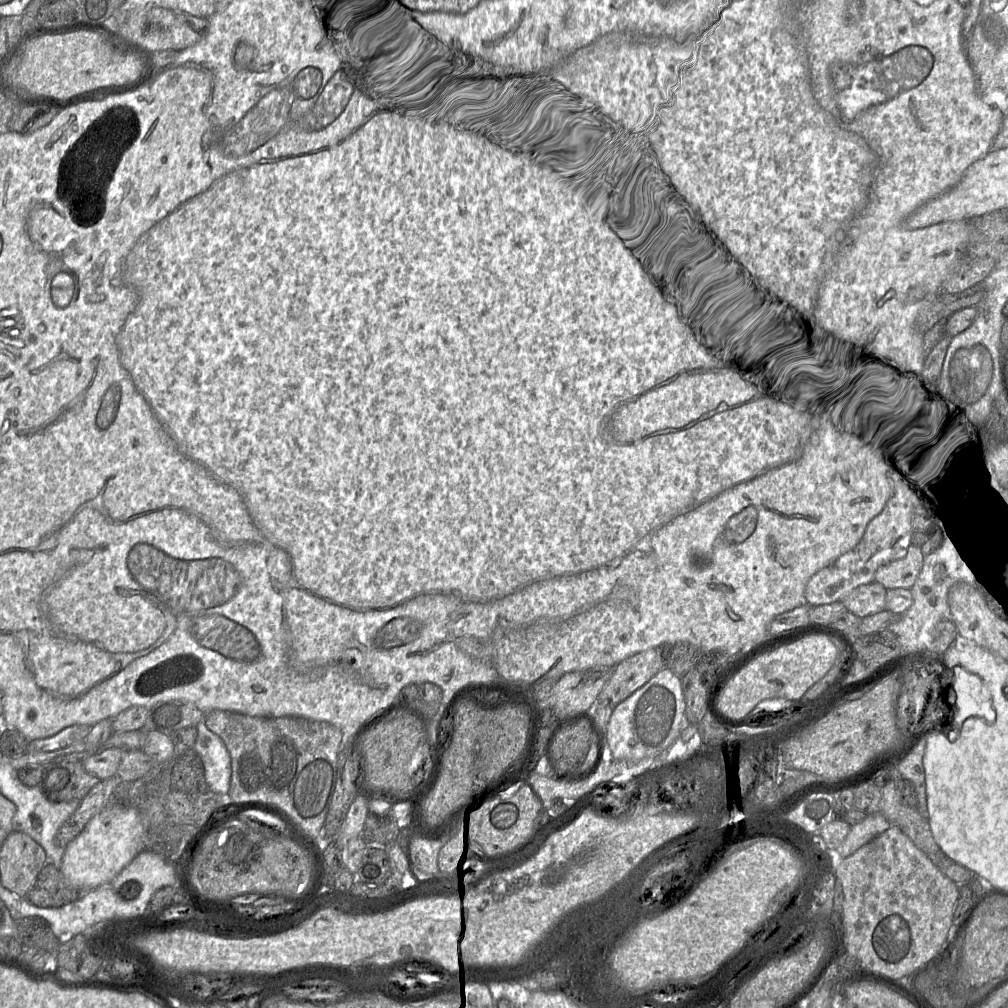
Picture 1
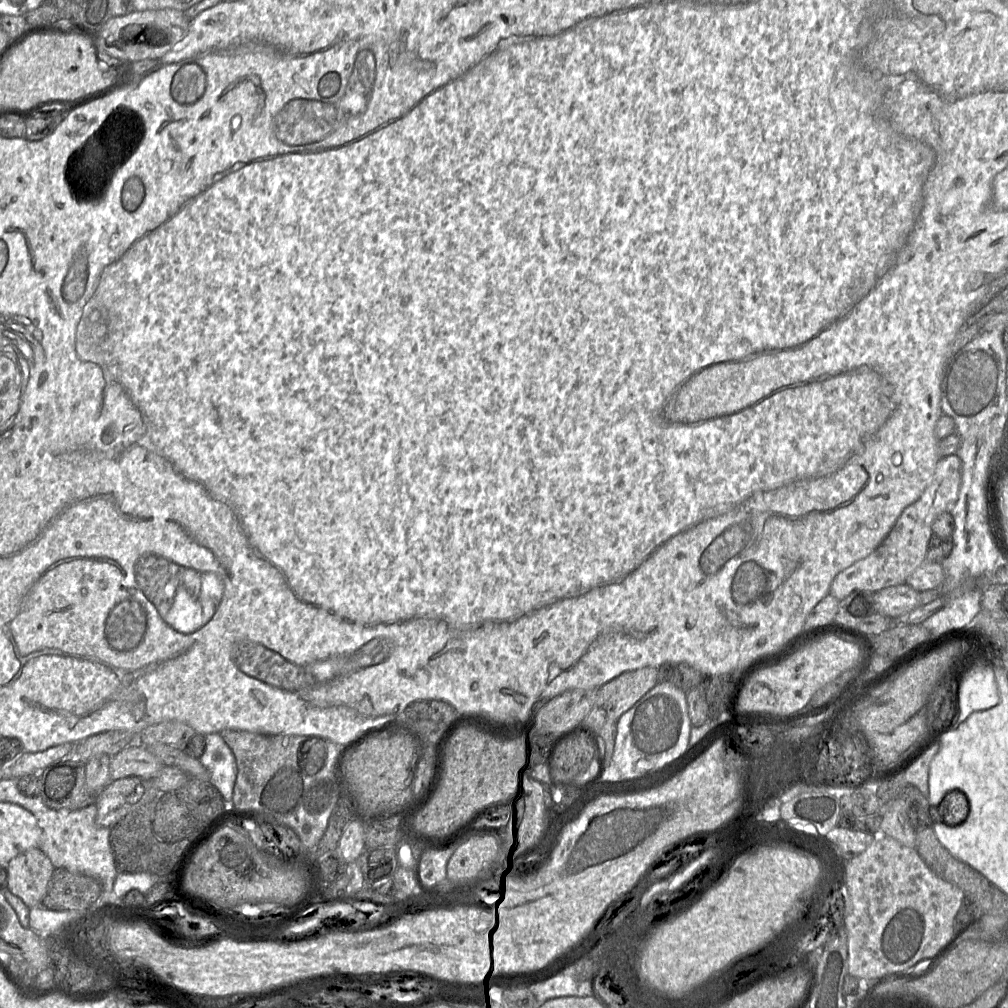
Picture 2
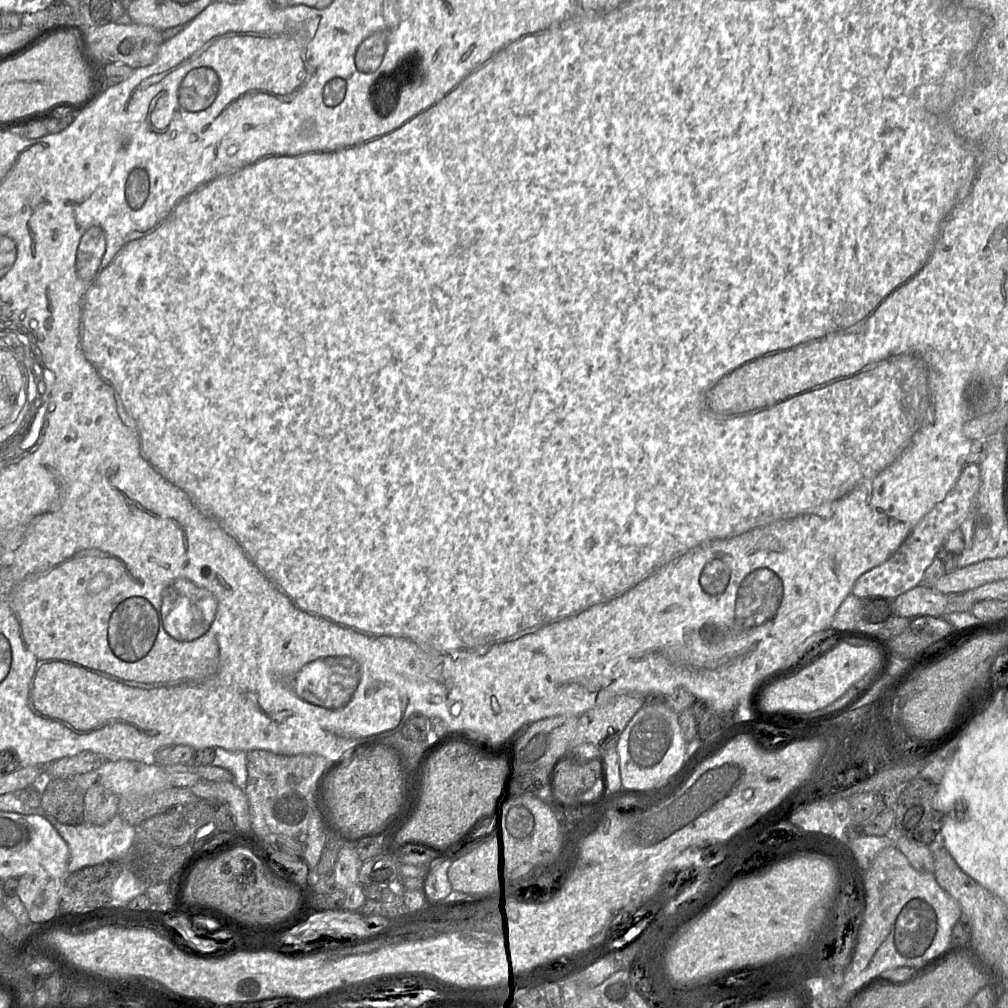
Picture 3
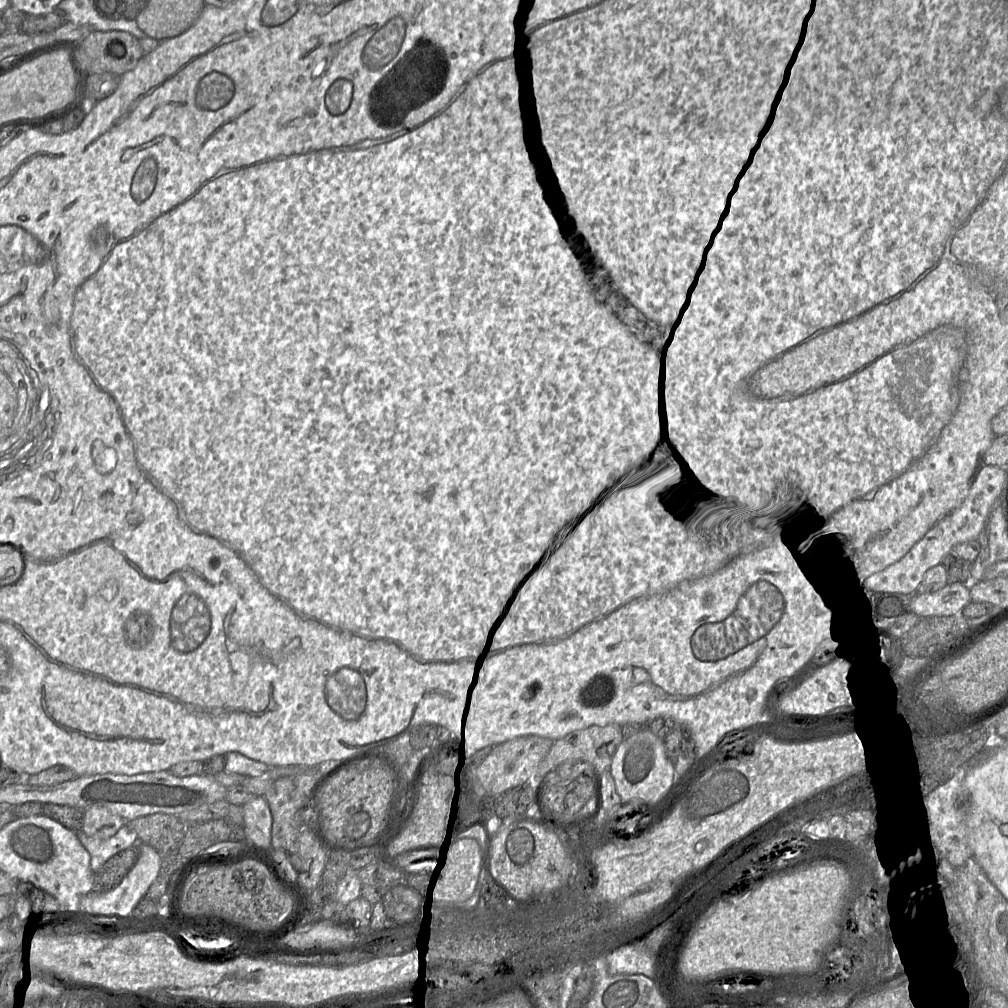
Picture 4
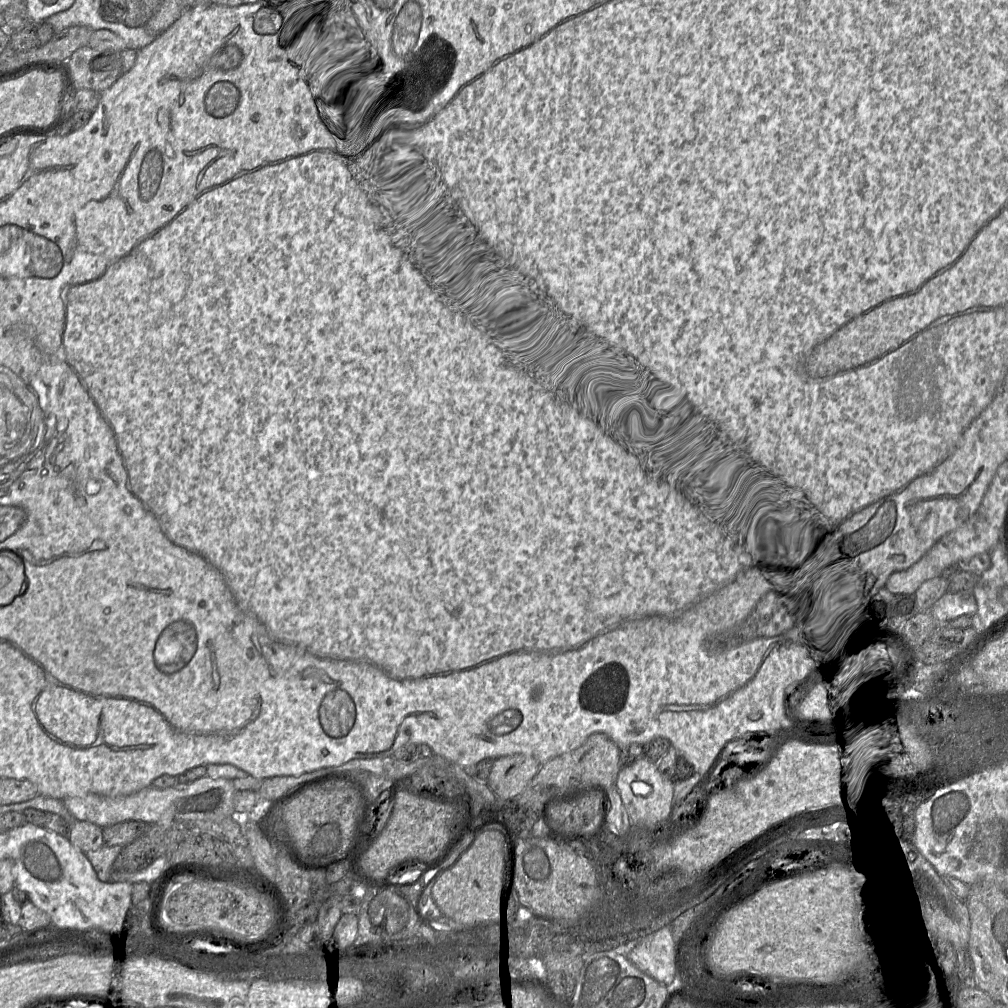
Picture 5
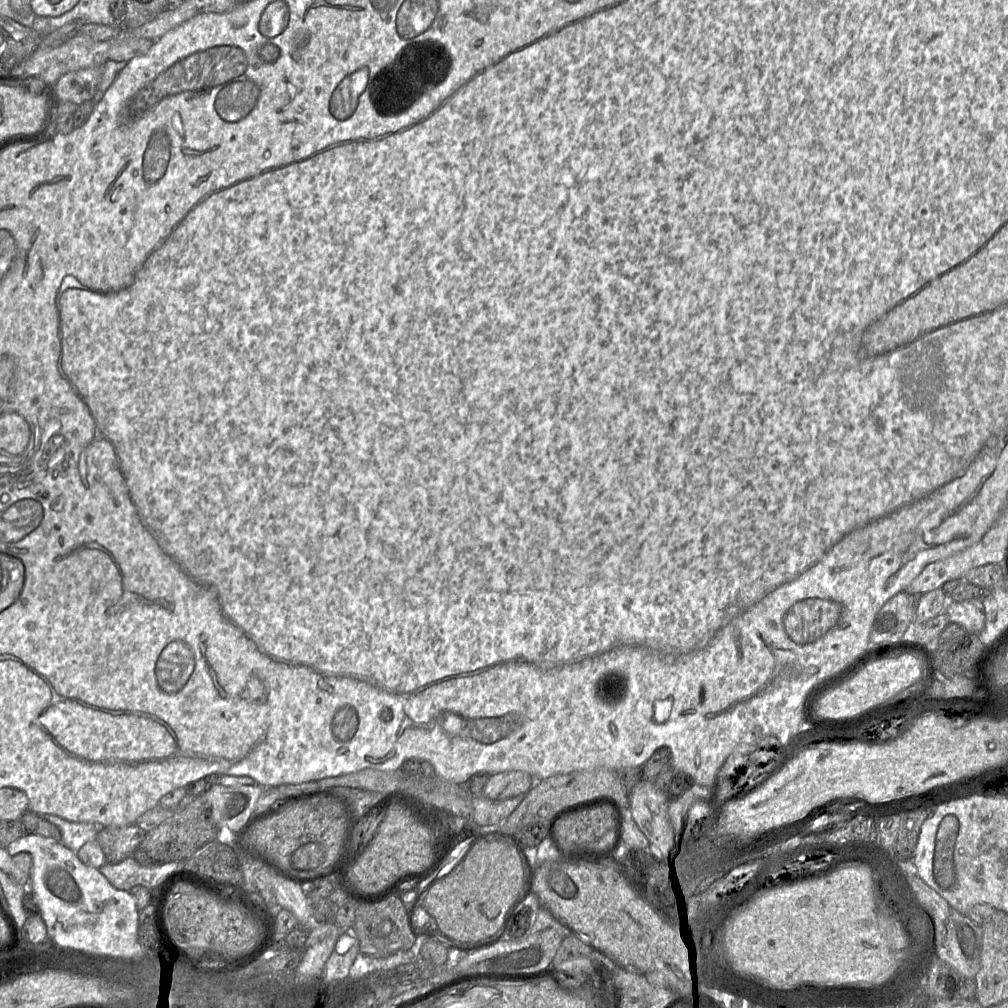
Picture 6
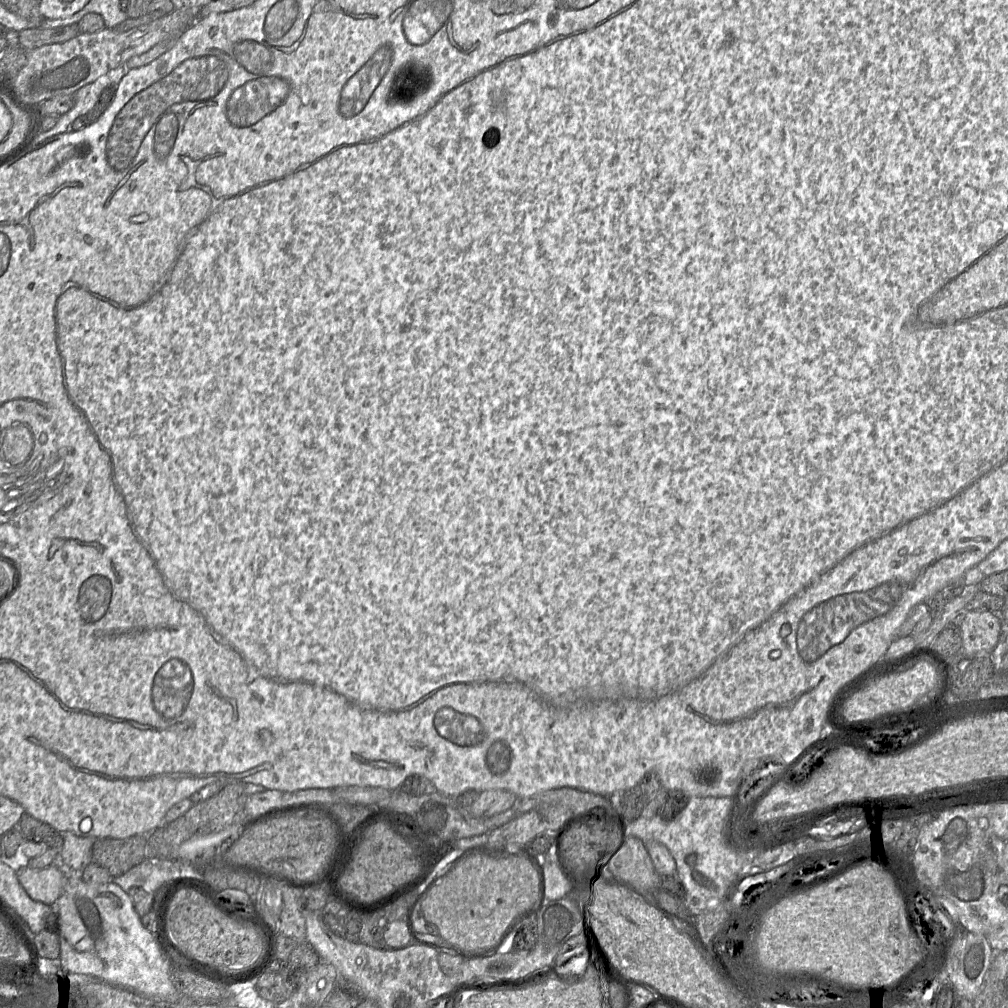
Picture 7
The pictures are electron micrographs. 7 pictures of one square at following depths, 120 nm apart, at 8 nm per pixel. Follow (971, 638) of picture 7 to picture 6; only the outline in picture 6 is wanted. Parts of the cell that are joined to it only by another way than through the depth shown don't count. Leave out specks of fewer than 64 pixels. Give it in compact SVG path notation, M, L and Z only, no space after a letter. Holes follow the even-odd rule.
M981 600L949 601L945 612L952 623L961 625L968 634L979 634L985 624L985 610Z

